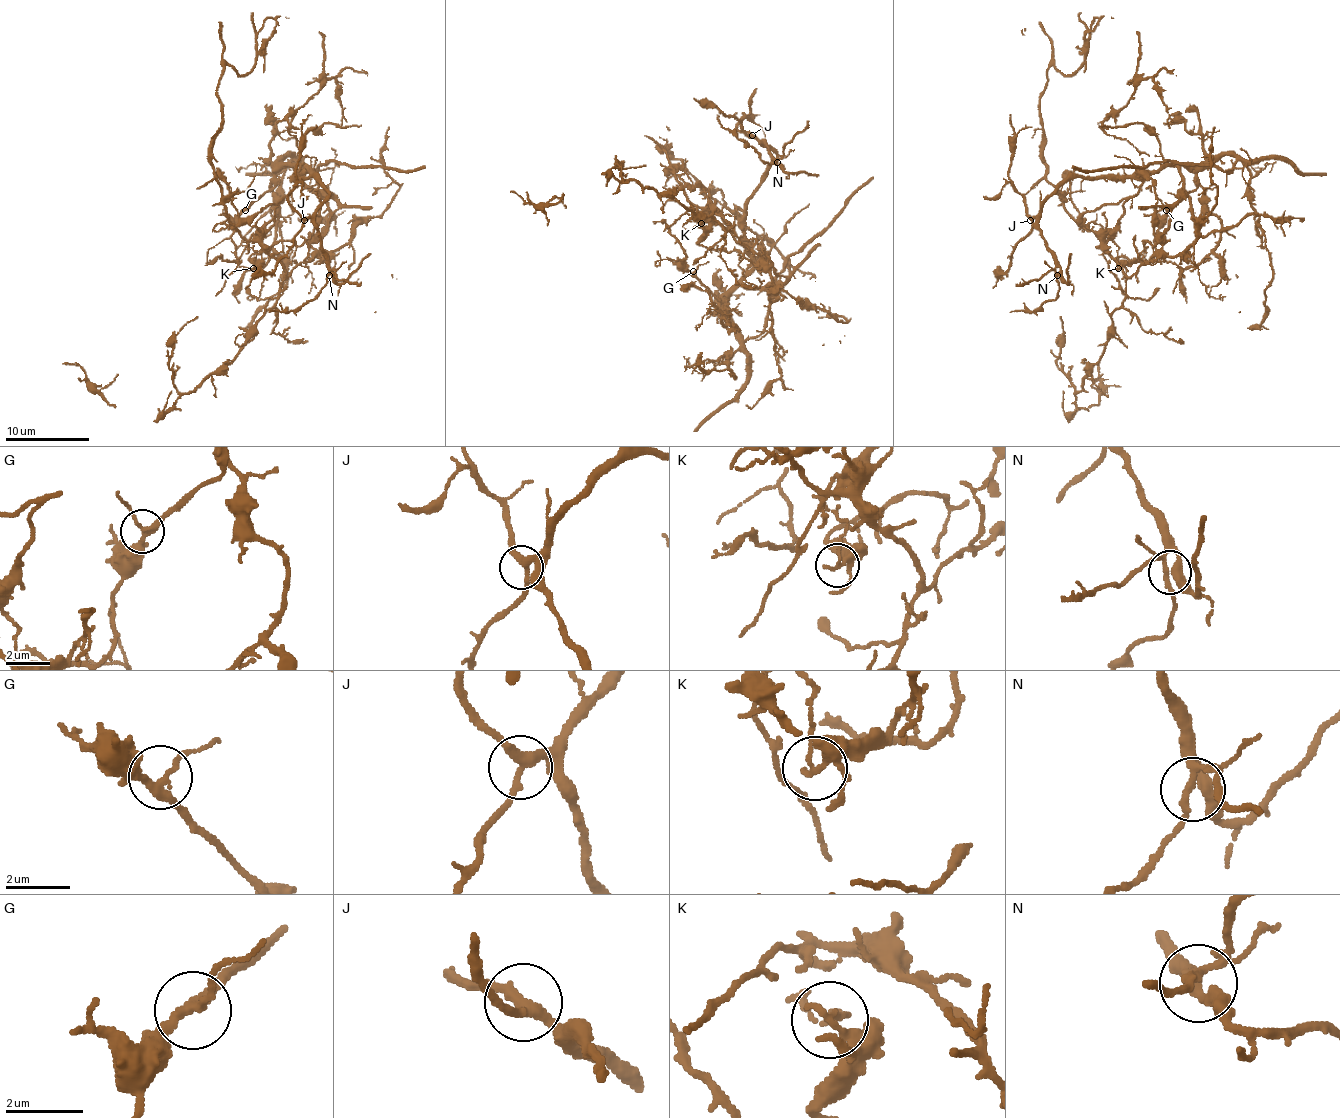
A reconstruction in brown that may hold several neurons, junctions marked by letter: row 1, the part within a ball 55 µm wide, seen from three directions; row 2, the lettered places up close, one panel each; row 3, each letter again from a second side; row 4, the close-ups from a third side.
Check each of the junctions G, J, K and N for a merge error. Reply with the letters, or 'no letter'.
K

